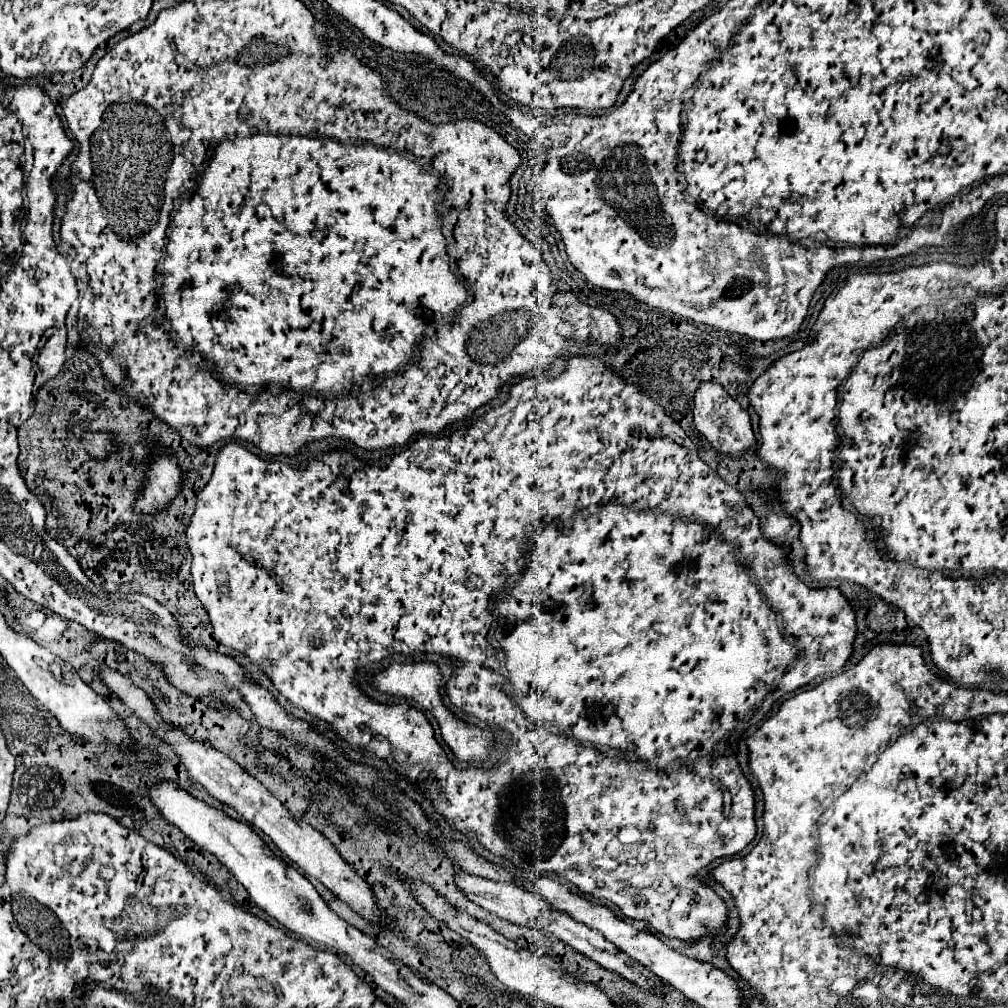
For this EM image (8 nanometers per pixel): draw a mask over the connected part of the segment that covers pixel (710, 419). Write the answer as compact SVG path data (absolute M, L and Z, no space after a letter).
M702 383L696 389L696 393L694 393L694 425L714 445L714 449L718 453L736 457L754 445L750 415L718 383Z

